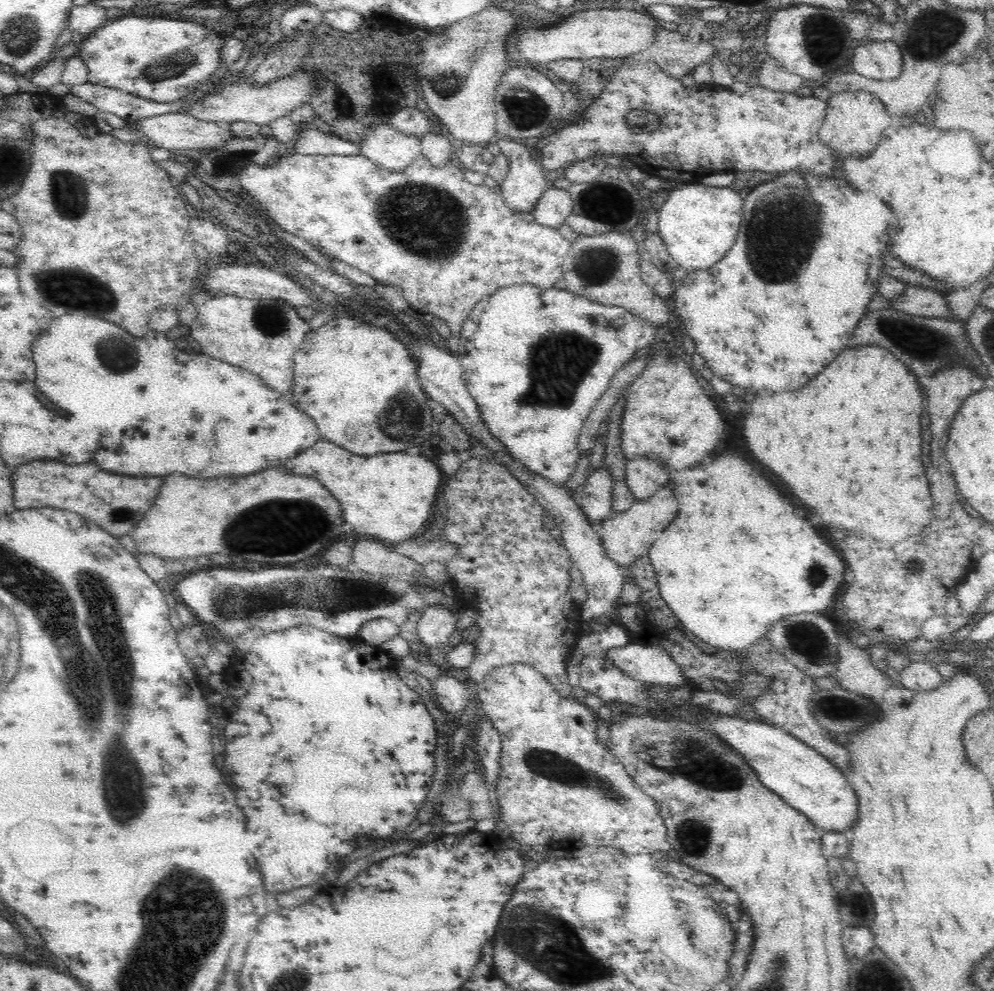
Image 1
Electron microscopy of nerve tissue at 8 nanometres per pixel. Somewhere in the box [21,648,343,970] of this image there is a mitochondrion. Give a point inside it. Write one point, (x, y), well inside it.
(125, 798)

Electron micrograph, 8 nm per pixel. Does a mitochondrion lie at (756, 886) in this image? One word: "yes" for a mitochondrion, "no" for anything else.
no

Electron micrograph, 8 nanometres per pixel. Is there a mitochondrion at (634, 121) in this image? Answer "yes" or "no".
yes

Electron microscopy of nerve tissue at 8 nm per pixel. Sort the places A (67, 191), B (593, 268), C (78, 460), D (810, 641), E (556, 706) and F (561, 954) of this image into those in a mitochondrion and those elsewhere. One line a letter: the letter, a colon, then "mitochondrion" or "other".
A: mitochondrion
B: mitochondrion
C: other
D: mitochondrion
E: other
F: mitochondrion

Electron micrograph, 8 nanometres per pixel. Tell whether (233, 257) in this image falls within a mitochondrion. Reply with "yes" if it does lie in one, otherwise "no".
no

